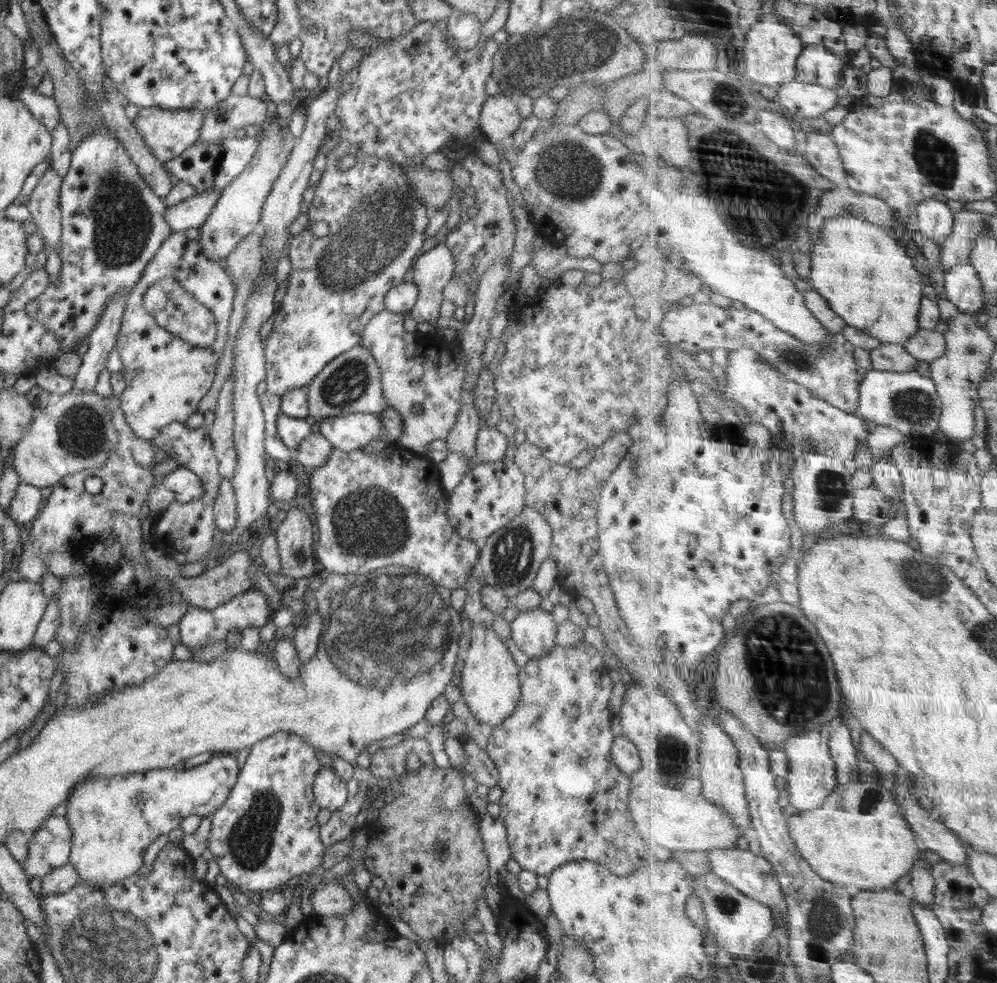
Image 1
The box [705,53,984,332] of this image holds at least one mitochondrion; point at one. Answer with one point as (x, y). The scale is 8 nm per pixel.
(935, 158)

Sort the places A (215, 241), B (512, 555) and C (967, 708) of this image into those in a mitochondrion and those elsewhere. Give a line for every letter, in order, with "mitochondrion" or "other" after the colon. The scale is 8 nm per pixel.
A: mitochondrion
B: mitochondrion
C: other

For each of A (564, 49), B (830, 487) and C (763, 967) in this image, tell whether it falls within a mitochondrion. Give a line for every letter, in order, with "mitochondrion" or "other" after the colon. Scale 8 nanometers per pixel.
A: mitochondrion
B: mitochondrion
C: mitochondrion

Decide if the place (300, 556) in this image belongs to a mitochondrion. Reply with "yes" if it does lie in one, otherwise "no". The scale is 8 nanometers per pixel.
yes

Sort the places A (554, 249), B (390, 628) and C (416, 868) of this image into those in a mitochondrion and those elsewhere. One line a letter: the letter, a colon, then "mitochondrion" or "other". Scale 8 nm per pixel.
A: other
B: mitochondrion
C: other

